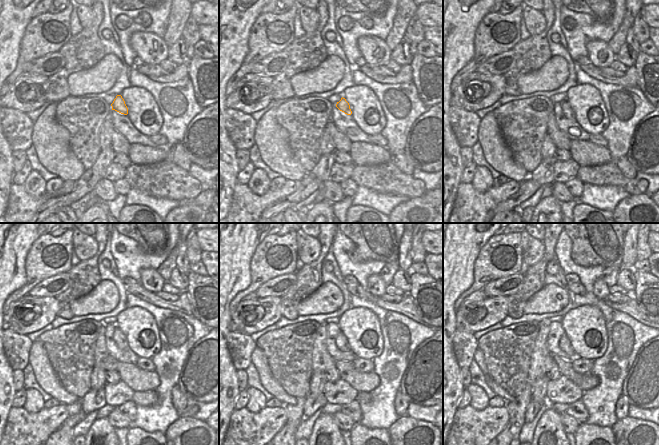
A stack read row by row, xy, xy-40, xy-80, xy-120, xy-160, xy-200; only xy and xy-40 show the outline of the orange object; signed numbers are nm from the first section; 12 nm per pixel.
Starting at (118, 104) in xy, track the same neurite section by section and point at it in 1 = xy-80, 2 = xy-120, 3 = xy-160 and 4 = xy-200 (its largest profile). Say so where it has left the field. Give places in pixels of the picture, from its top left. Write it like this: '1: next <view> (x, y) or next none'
1: next xy-80 (566, 108)
2: next xy-120 (120, 339)
3: next xy-160 (342, 344)
4: next xy-200 (565, 345)

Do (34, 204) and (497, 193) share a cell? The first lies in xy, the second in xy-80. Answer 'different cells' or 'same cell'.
same cell

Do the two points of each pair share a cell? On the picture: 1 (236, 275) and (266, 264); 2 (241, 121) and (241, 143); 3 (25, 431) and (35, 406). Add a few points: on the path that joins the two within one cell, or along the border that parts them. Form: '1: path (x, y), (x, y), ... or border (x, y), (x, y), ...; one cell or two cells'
1: border (255, 247), (250, 260), (250, 284), (239, 291); two cells
2: path (241, 126), (241, 138); one cell
3: border (21, 407), (31, 412), (37, 412), (43, 408); two cells

